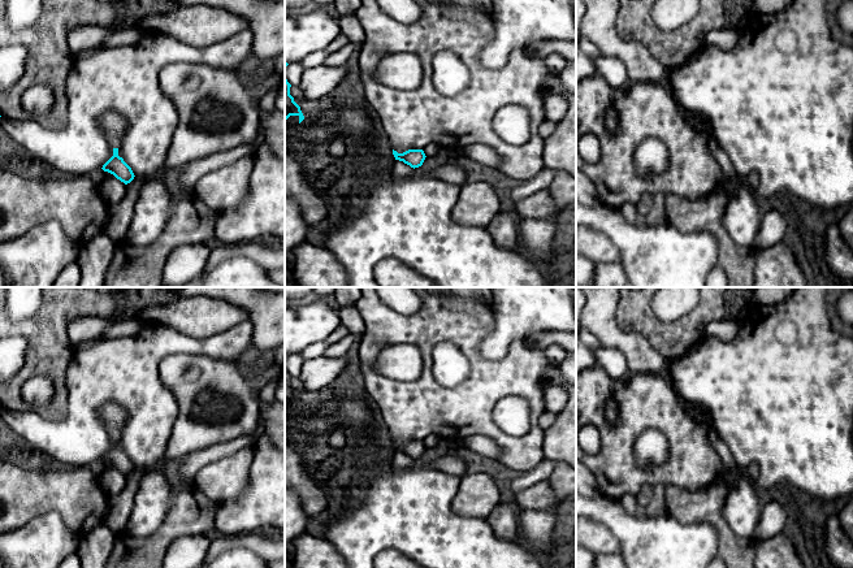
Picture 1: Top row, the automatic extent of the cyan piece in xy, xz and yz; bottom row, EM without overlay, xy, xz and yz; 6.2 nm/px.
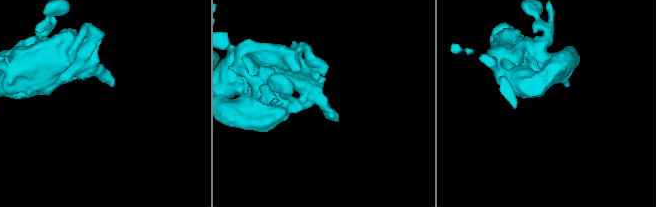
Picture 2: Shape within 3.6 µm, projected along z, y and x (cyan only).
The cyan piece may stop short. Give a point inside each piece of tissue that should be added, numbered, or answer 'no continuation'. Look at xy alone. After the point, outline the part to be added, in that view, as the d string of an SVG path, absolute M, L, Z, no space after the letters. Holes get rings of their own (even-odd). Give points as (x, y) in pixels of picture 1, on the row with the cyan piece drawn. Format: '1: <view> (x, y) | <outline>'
1: xy (115, 125) | M108 112L101 117L100 125L104 129L109 146L120 148L126 131L126 120L114 112Z

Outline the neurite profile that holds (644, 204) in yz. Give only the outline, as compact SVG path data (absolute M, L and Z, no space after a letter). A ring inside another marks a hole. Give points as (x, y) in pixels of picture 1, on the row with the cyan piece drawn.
M644 194L644 195L640 198L638 203L636 204L640 221L641 221L642 218L645 218L646 214L649 213L650 208L651 208L651 199L653 199L651 195Z

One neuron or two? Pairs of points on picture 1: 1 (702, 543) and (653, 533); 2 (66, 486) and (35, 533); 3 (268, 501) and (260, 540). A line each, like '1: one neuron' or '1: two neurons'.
1: one neuron
2: two neurons
3: two neurons

